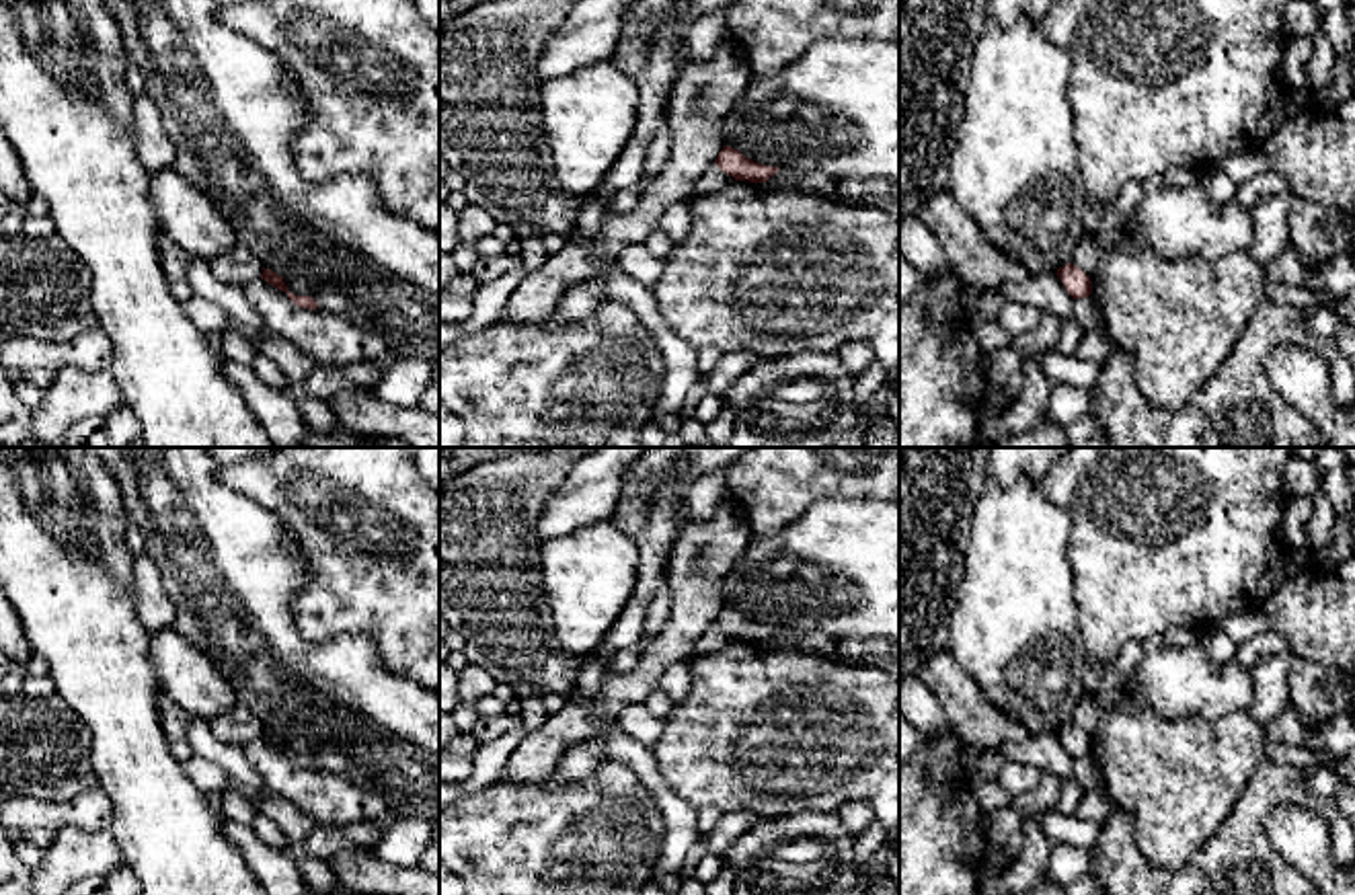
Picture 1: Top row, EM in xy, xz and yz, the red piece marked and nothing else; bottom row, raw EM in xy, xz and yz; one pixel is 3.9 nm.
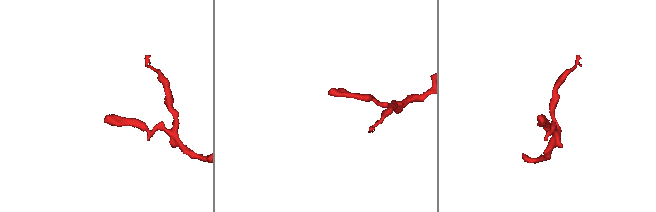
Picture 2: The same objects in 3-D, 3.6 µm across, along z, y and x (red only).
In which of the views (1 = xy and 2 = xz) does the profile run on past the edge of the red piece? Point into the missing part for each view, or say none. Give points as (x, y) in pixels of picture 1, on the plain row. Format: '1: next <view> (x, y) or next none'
1: next none
2: next none

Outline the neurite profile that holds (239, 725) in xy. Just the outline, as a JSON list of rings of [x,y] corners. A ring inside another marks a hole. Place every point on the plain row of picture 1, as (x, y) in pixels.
[[[240,704],[222,714],[209,716],[207,723],[218,741],[240,747],[253,739],[259,739],[263,733],[259,718]]]

